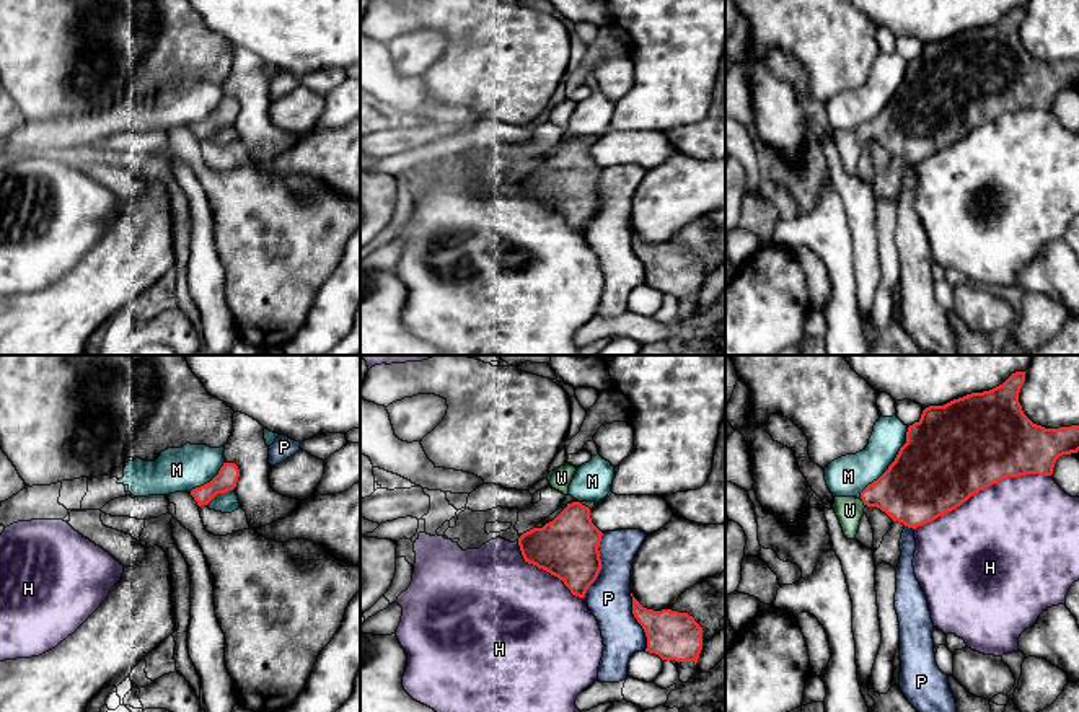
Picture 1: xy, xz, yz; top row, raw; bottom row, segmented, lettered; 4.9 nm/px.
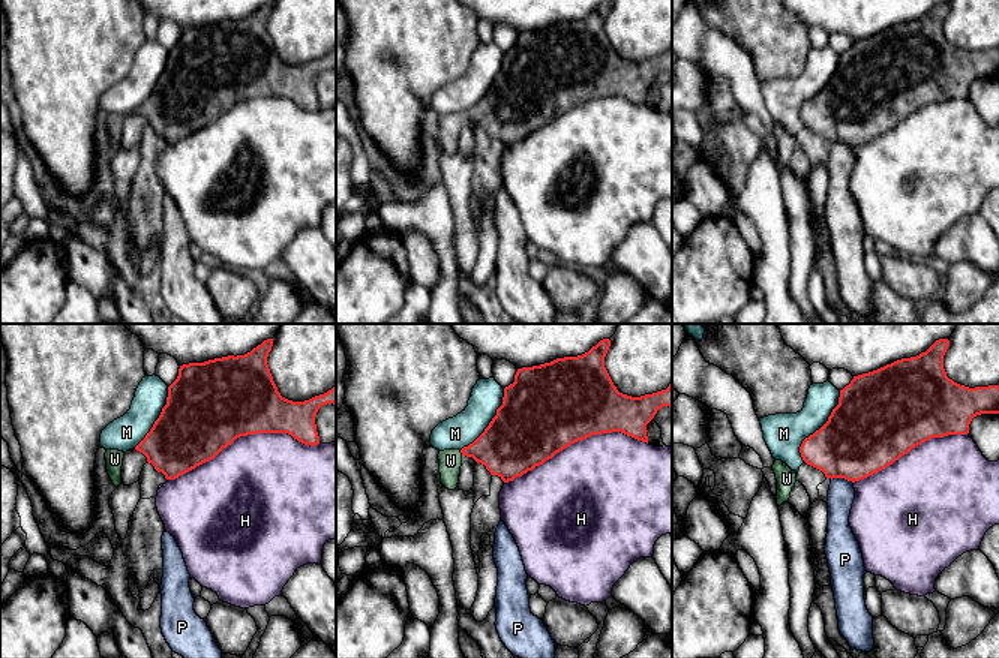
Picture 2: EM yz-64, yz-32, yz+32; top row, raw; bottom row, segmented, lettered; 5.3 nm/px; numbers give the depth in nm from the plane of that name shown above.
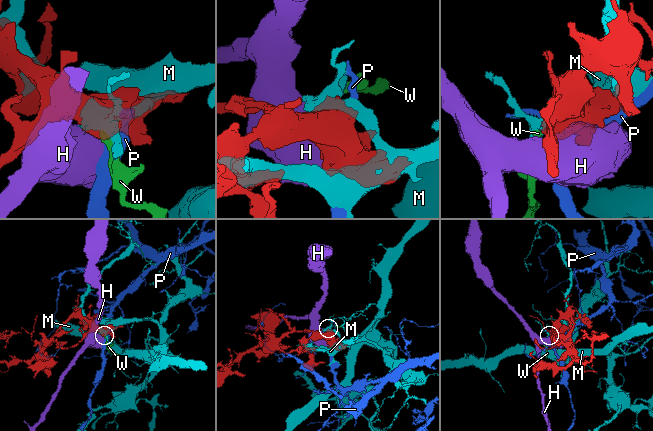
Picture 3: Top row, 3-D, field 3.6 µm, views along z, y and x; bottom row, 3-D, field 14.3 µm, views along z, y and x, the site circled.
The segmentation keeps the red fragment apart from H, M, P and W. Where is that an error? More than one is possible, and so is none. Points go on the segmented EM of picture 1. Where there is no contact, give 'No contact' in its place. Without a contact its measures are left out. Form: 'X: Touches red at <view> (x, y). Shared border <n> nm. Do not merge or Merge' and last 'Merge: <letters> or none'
H: Touches red at yz (982, 489). Shared border 750 nm. Do not merge
M: Touches red at yz (890, 465). Shared border 420 nm. Do not merge
P: Touches red at xz (600, 566). Shared border 340 nm. Do not merge
W: Touches red at yz (864, 504). Shared border 40 nm. Merge
Merge: W

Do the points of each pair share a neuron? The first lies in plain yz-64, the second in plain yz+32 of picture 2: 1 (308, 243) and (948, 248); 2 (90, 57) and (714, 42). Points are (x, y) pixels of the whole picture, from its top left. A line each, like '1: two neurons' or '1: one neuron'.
1: one neuron
2: two neurons

